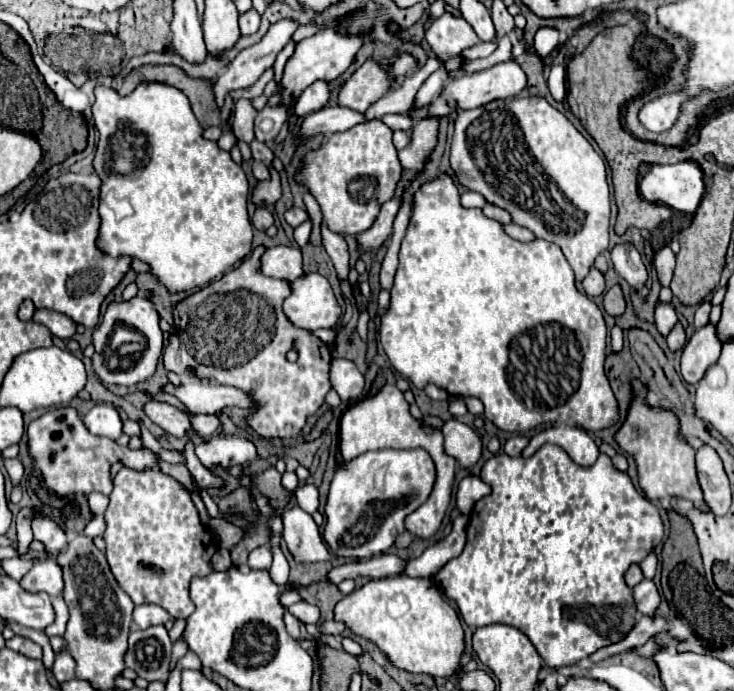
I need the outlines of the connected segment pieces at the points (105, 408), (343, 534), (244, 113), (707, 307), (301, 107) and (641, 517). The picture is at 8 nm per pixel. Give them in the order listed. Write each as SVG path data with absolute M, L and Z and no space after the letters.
M97 404L93 406L85 418L85 428L95 436L105 436L109 440L117 440L123 432L123 420L119 416L119 410L113 404Z
M411 448L411 450L375 450L365 452L347 464L339 466L335 472L335 478L331 482L331 490L327 496L327 508L325 508L325 528L323 538L331 546L331 550L341 558L371 558L377 554L387 552L395 538L405 532L405 516L415 512L431 494L435 484L435 464L433 458L423 448Z
M239 98L235 102L235 116L233 116L233 134L237 140L251 142L253 136L253 120L257 116L257 110L253 108L249 98Z
M703 302L697 312L695 312L695 328L703 328L707 322L709 322L709 312L711 312L711 304L709 302Z
M317 80L313 82L309 88L305 88L295 104L295 114L299 118L311 114L311 112L317 112L321 110L327 102L329 102L329 96L331 96L331 90L329 90L329 82L323 82L323 80Z
M545 444L531 458L521 458L521 456L511 458L503 452L495 454L493 458L489 458L485 462L485 466L481 470L481 480L491 486L491 494L487 498L479 500L475 504L471 516L469 516L467 544L465 544L463 552L457 558L449 560L443 566L443 570L435 576L435 582L443 590L443 594L447 598L455 600L455 604L457 604L463 620L467 622L467 626L469 628L481 628L481 626L489 626L489 624L509 624L509 626L519 628L531 640L531 644L537 648L539 656L543 658L545 666L549 666L549 668L573 666L579 660L597 652L599 648L605 648L605 646L611 646L611 644L623 640L637 622L637 608L635 608L633 592L625 584L625 572L633 562L641 562L663 538L663 522L661 522L659 510L643 494L639 494L635 490L631 478L627 474L619 472L611 464L611 458L607 454L599 454L597 462L591 468L579 468L559 446Z

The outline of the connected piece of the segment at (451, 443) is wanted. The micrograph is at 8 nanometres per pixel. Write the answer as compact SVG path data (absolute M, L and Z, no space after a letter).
M457 418L445 422L441 430L445 436L445 452L449 456L455 456L455 460L459 460L459 466L471 468L479 460L483 448L475 430Z

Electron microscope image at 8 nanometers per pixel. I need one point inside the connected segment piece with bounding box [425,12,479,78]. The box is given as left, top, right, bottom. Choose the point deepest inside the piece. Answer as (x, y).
(448, 36)

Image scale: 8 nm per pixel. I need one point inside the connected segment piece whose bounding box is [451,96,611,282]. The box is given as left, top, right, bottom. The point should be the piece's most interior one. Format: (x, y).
(515, 152)

